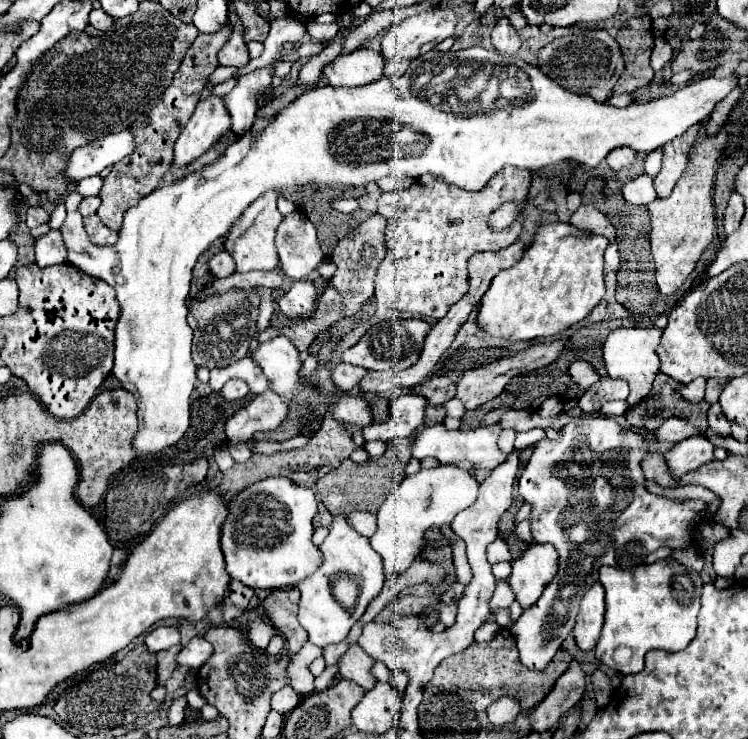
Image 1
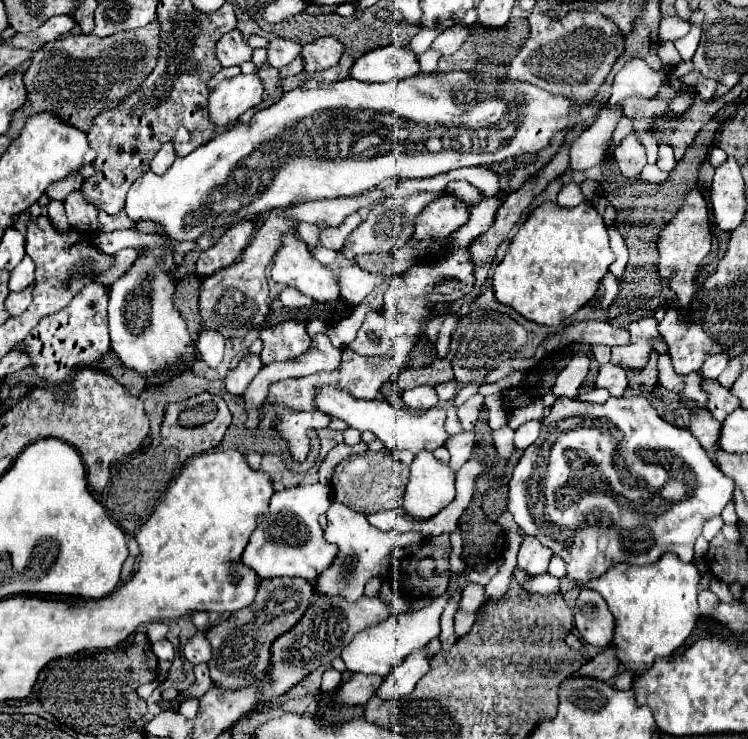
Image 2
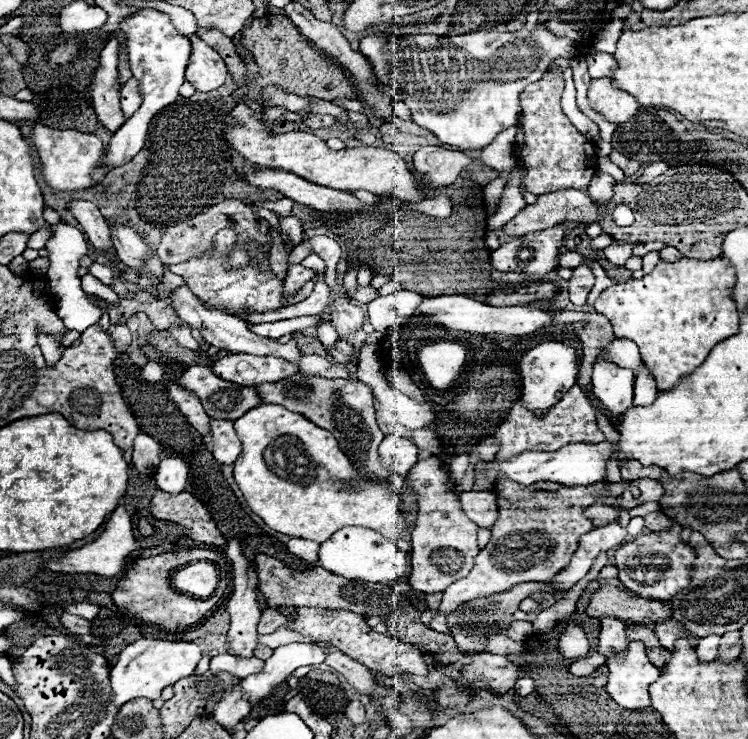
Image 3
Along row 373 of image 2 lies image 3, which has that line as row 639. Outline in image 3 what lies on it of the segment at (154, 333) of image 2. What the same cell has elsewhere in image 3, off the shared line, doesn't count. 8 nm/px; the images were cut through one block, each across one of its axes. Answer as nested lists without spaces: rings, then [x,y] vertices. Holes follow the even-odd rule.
[[[140,638],[136,642],[128,644],[120,652],[118,662],[110,670],[114,704],[122,706],[122,704],[126,704],[134,698],[150,698],[150,700],[160,698],[160,694],[166,686],[172,686],[178,680],[194,674],[200,658],[202,658],[202,648],[194,642],[172,642],[172,640]]]

